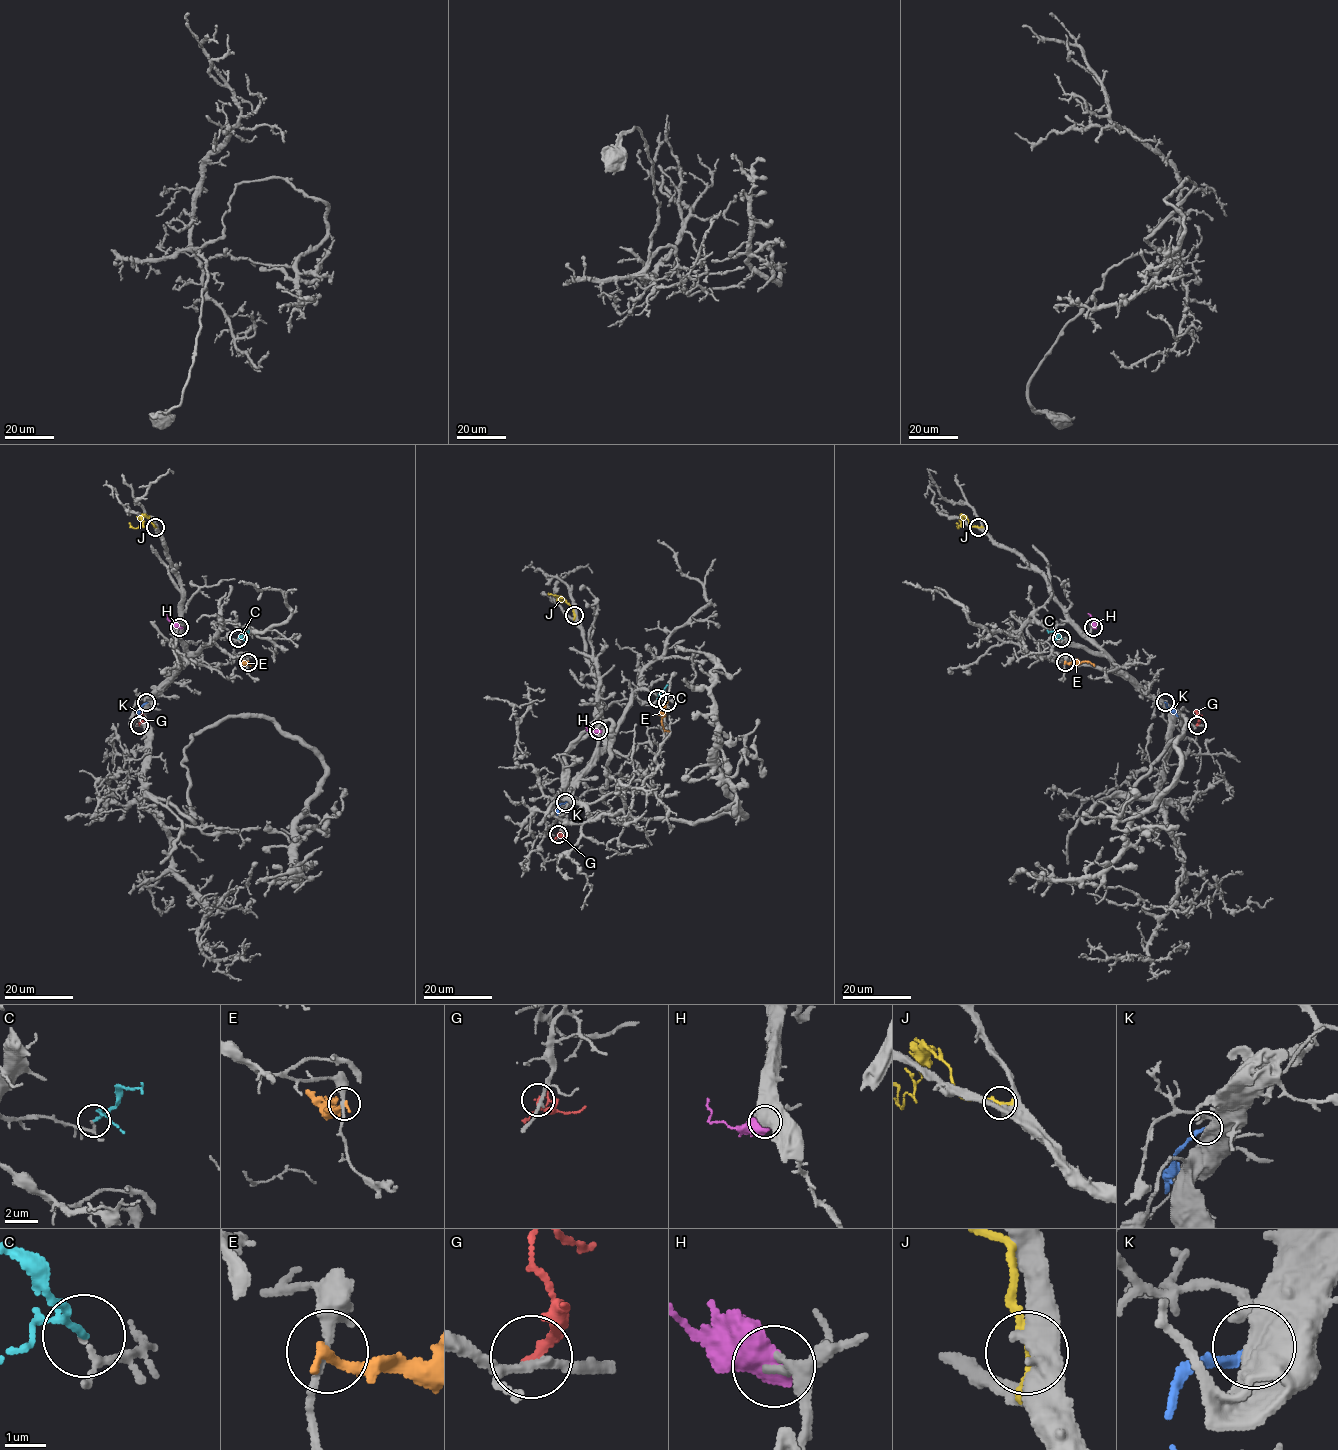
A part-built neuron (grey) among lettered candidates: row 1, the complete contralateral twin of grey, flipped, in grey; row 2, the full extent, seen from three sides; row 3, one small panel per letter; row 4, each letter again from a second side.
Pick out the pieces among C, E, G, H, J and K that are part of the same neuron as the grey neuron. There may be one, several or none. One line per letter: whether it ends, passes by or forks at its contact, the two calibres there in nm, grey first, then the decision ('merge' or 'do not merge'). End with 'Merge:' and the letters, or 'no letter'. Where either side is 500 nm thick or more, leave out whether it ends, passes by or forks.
C: it passes by | 110/120 nm | do not merge
E: it ends | 190/280 nm | do not merge
G: it ends | 180/220 nm | do not merge
H: 220/750 nm | do not merge
J: it ends | 460/300 nm | do not merge
K: 550/200 nm | do not merge
Merge: no letter

